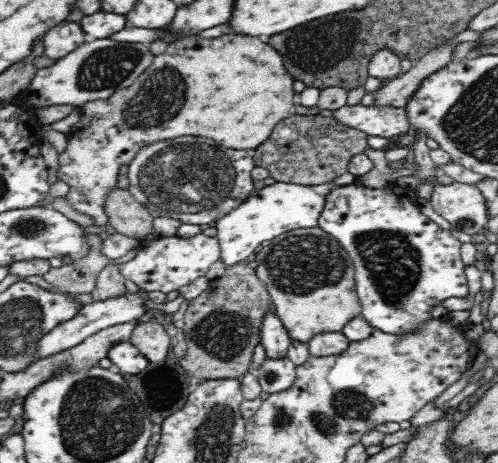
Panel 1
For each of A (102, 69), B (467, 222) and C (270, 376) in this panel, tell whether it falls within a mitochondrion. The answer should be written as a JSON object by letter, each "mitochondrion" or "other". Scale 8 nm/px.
{"A":"mitochondrion","B":"mitochondrion","C":"mitochondrion"}

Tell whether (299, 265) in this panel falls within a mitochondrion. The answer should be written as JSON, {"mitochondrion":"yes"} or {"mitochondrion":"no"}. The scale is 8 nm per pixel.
{"mitochondrion":"yes"}

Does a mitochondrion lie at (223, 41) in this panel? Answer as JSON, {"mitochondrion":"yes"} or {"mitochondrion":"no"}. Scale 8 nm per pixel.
{"mitochondrion":"no"}

